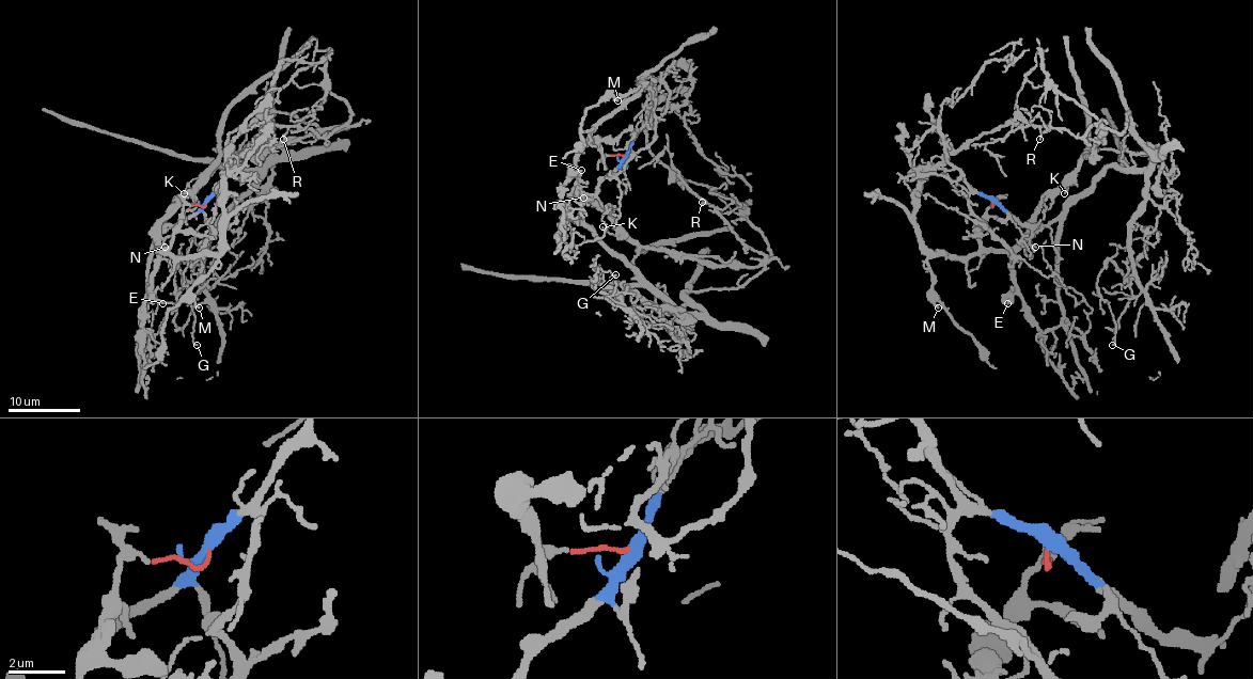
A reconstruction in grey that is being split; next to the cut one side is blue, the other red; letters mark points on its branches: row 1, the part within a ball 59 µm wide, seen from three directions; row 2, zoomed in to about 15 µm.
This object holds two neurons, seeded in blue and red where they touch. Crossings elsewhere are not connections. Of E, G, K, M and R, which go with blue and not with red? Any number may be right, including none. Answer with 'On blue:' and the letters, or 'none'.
On blue: G, R

